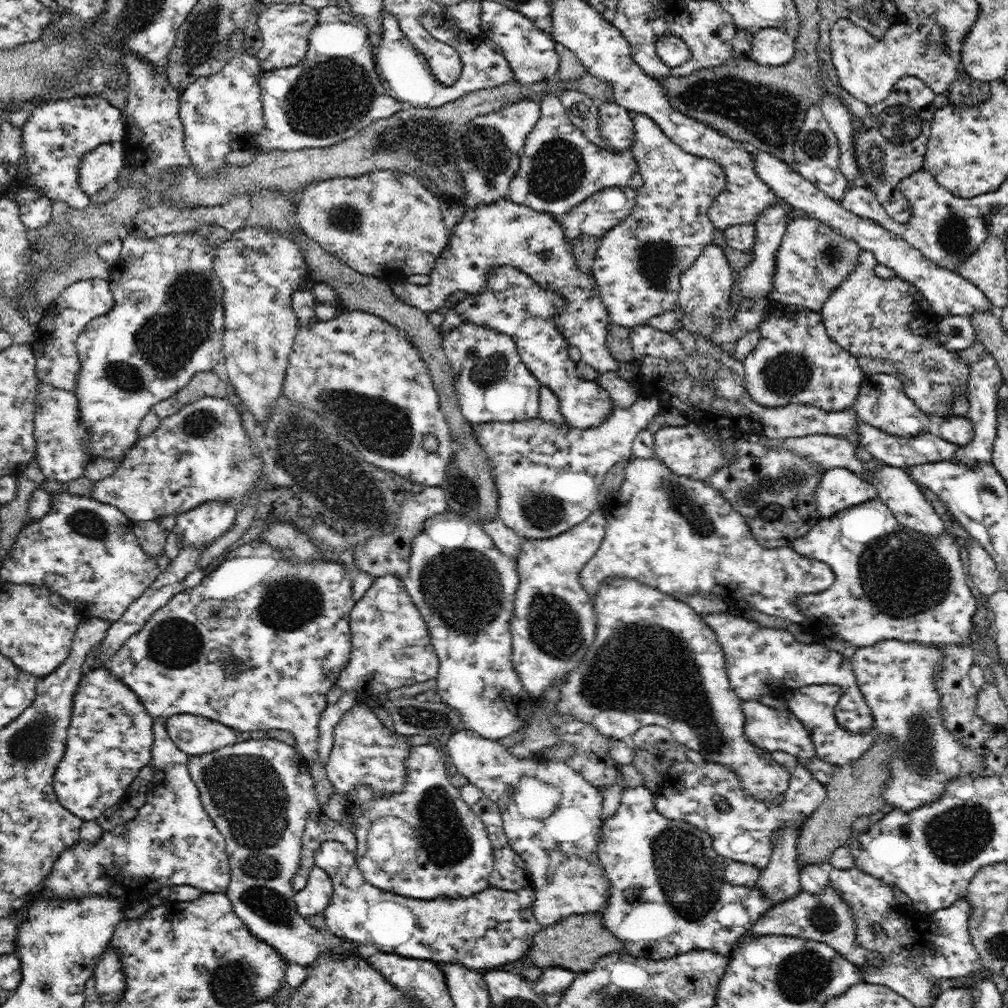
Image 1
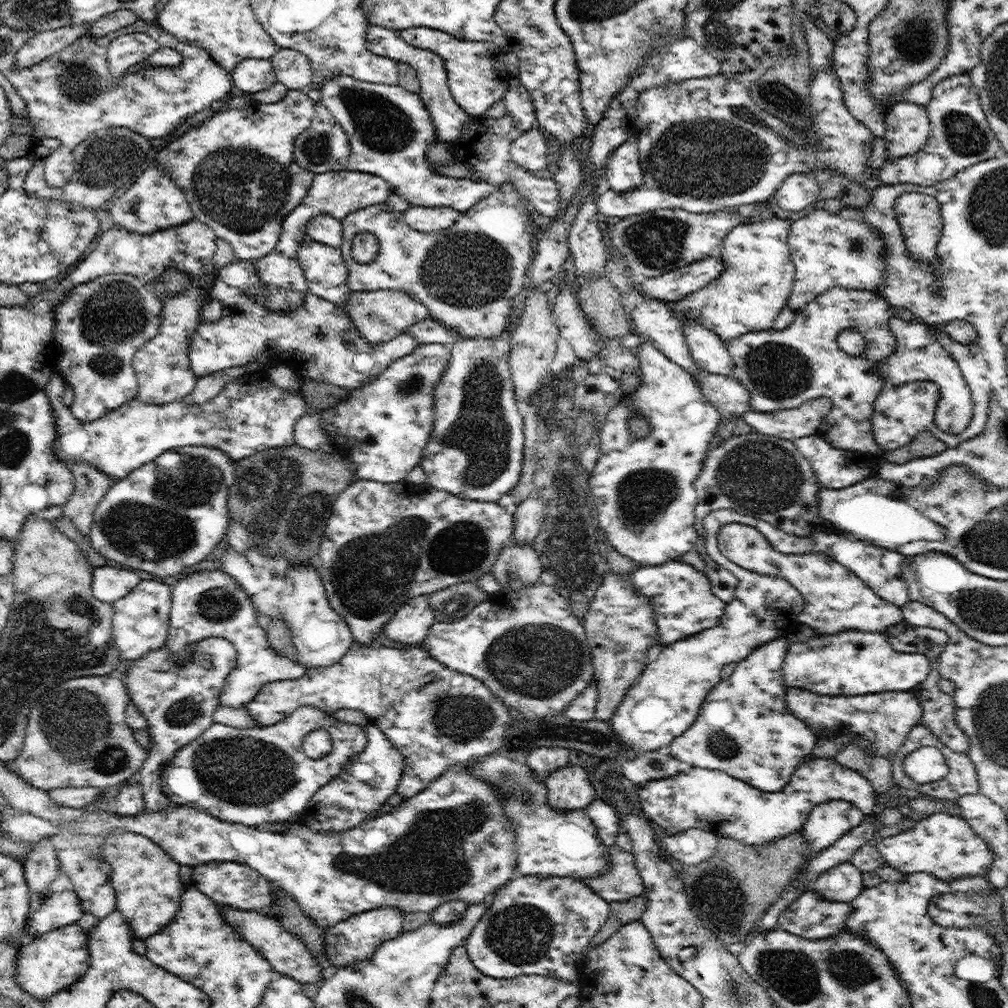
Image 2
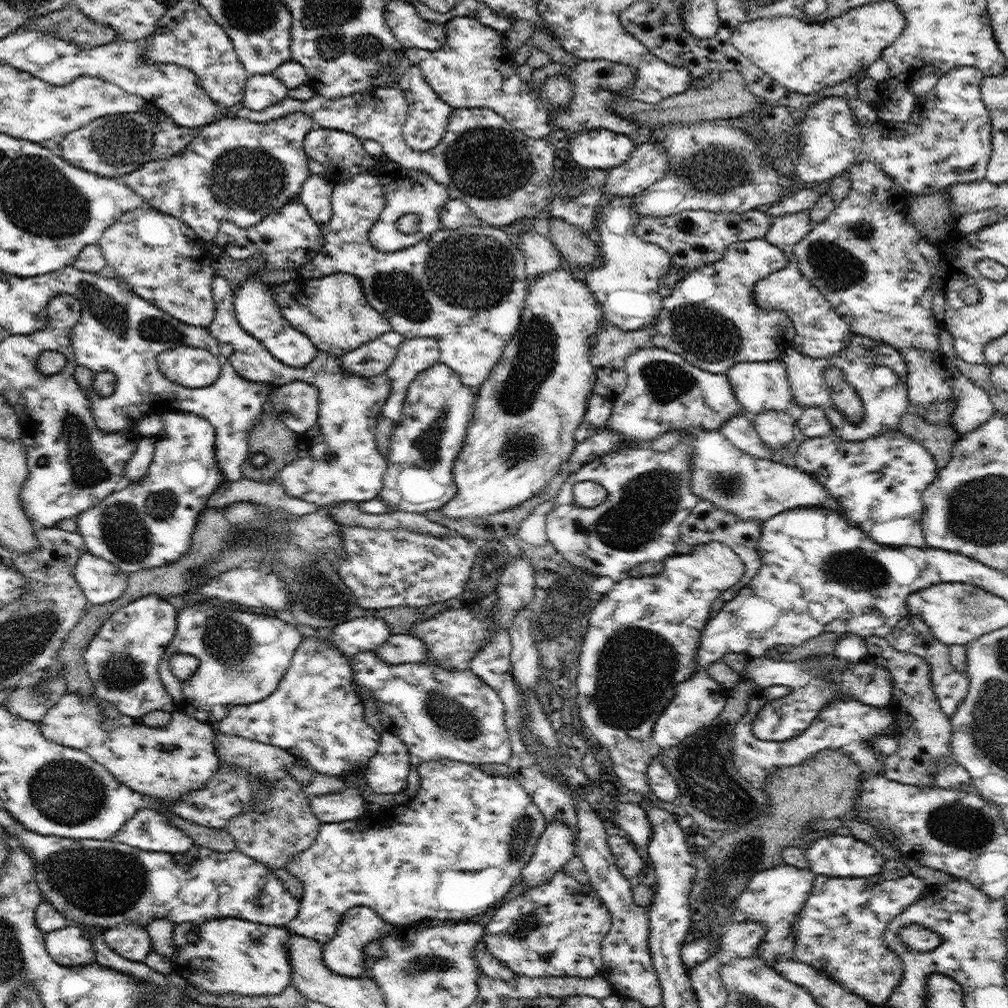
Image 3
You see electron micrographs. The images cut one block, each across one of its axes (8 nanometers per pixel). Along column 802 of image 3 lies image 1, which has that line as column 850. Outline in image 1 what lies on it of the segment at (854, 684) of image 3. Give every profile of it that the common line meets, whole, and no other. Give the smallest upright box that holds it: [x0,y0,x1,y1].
[701,612,873,734]

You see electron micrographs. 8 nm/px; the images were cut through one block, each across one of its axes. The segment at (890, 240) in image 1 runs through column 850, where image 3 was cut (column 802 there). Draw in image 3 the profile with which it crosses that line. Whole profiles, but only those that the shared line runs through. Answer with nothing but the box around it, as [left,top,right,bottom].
[766,212,813,252]

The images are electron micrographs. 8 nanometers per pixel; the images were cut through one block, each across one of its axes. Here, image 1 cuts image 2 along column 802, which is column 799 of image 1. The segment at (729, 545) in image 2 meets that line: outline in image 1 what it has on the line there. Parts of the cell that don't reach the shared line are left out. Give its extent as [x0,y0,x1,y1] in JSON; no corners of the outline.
[580,456,835,624]

